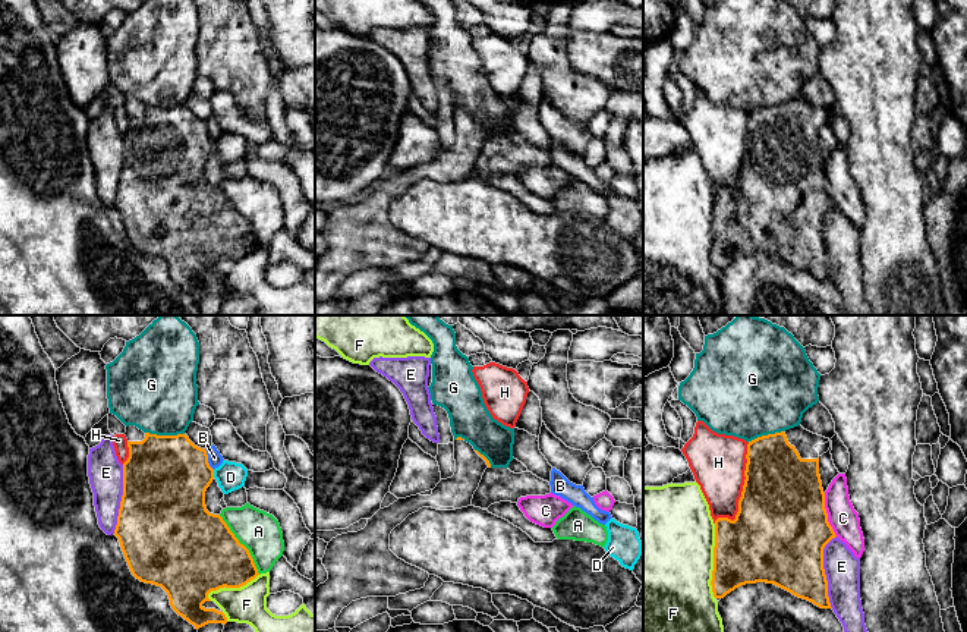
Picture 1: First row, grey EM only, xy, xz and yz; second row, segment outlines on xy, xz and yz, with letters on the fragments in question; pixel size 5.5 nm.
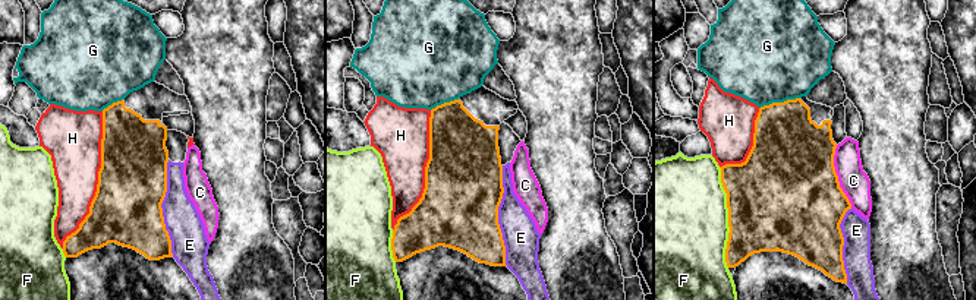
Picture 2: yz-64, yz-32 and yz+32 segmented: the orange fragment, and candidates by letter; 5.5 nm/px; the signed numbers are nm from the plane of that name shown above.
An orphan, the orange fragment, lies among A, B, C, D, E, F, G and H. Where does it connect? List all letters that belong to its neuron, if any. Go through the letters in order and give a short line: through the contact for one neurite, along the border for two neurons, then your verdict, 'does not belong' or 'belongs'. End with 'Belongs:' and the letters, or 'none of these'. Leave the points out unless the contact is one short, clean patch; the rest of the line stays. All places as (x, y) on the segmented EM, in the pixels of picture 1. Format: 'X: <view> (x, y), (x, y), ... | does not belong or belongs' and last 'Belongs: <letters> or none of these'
A: does not belong
B: does not belong
C: does not belong
D: xy (213, 469), (214, 477) | does not belong
E: does not belong
F: does not belong
G: xy (145, 431), (183, 434) | does not belong
H: does not belong
Belongs: none of these

